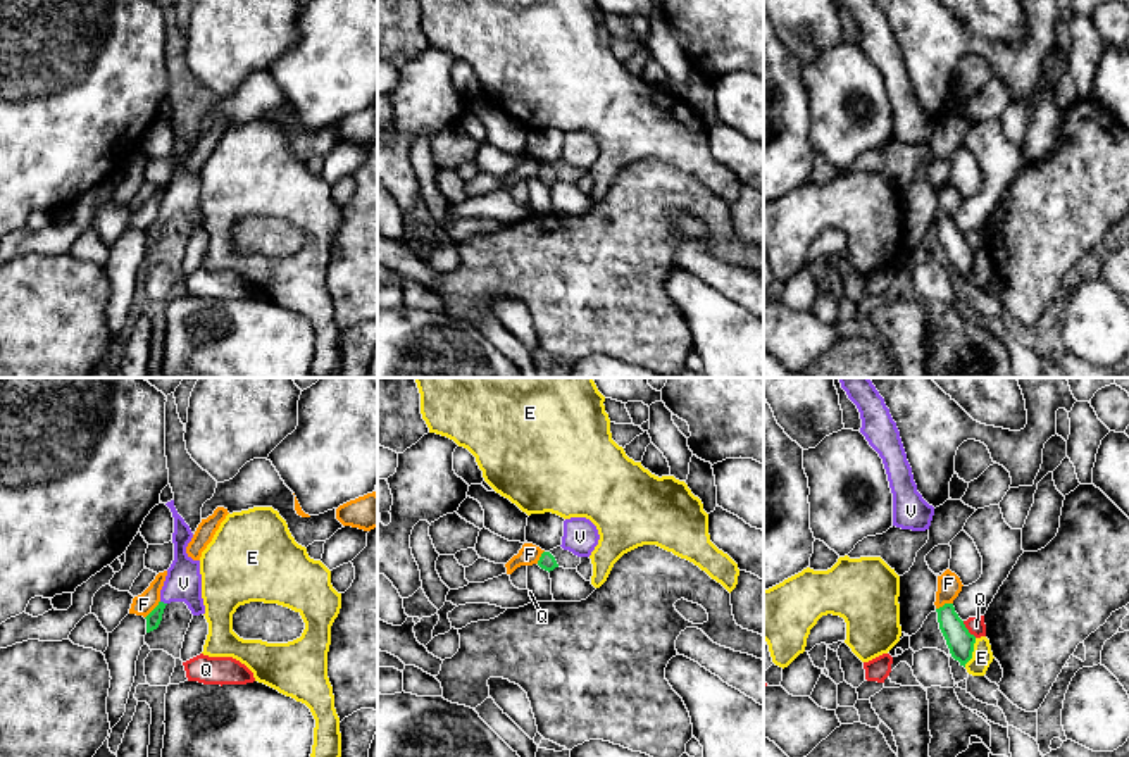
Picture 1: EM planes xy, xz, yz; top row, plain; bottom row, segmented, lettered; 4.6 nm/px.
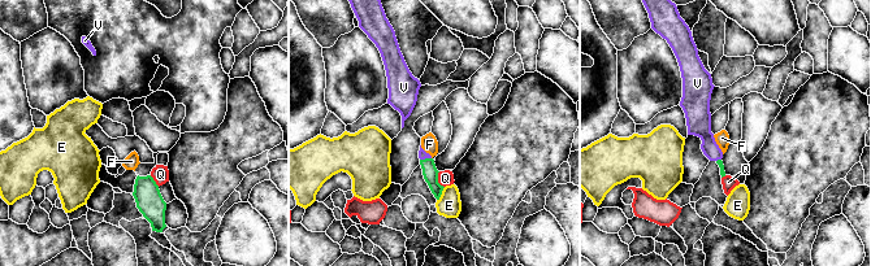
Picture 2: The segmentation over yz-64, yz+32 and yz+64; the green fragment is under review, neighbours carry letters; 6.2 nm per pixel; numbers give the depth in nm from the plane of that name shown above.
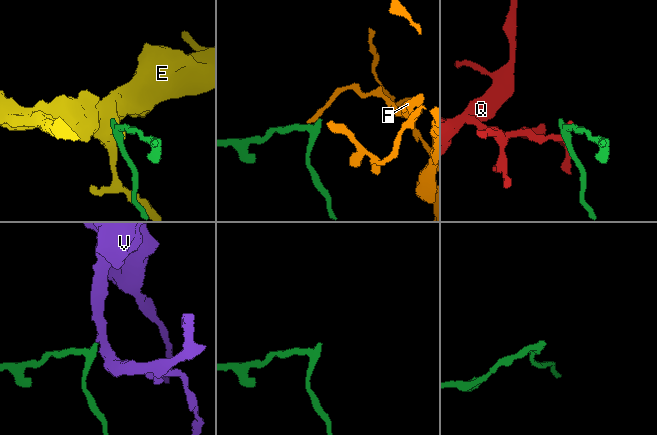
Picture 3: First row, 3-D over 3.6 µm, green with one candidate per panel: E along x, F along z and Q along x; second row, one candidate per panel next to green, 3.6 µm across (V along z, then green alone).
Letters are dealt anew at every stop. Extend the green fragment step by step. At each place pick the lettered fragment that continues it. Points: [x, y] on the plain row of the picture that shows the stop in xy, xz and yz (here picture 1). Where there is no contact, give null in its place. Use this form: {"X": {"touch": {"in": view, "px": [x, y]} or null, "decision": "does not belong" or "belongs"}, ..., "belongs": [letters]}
{"E": {"touch": {"in": "yz", "px": [973, 264]}, "decision": "does not belong"}, "F": {"touch": {"in": "xy", "px": [154, 223]}, "decision": "does not belong"}, "Q": {"touch": {"in": "yz", "px": [967, 243]}, "decision": "does not belong"}, "V": {"touch": {"in": "xy", "px": [162, 216]}, "decision": "belongs"}, "belongs": ["V"]}

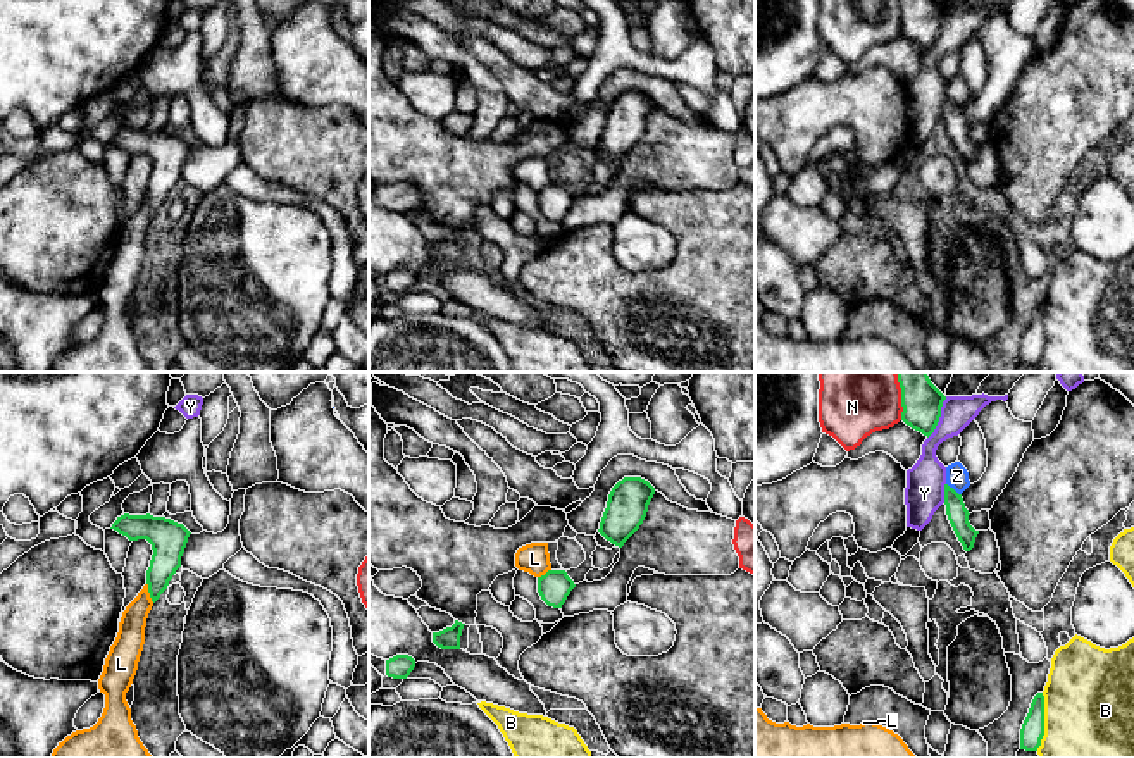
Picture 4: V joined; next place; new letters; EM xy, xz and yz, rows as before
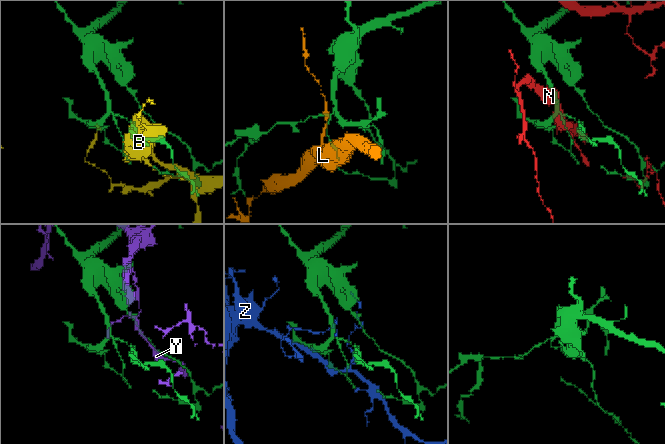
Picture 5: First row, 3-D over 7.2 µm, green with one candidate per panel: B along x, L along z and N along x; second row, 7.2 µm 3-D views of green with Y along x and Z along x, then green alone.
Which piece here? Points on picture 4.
{"B": {"touch": {"in": "yz", "px": [1043, 336]}, "decision": "does not belong"}, "L": {"touch": {"in": "xy", "px": [149, 205]}, "decision": "does not belong"}, "N": {"touch": {"in": "yz", "px": [902, 18]}, "decision": "does not belong"}, "Y": {"touch": {"in": "yz", "px": [940, 30]}, "decision": "does not belong"}, "Z": {"touch": {"in": "yz", "px": [952, 102]}, "decision": "does not belong"}, "belongs": []}

